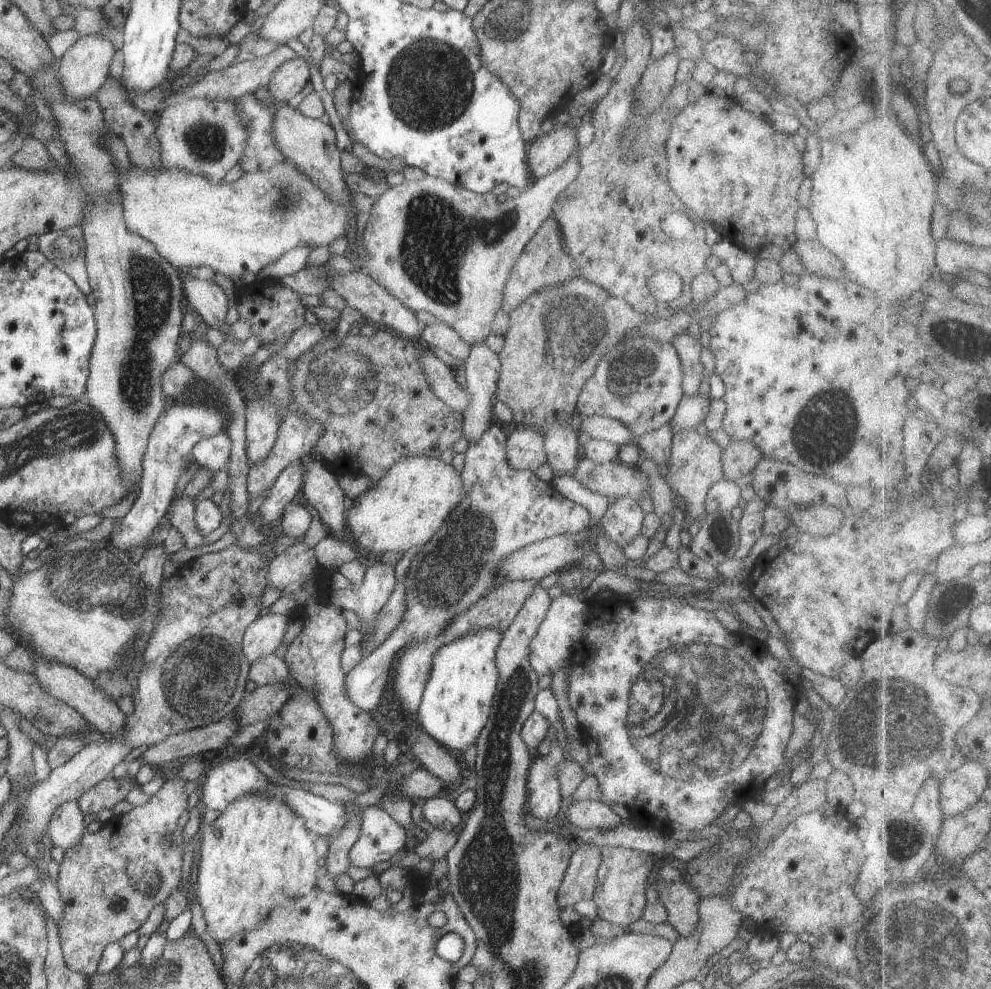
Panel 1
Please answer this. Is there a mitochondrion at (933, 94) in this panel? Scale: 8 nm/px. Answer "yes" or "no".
no

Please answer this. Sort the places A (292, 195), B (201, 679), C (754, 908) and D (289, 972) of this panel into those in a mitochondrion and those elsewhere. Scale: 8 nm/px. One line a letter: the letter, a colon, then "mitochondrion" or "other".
A: mitochondrion
B: mitochondrion
C: other
D: mitochondrion

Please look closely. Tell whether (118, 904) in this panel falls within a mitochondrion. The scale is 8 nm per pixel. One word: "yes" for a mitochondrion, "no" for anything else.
no

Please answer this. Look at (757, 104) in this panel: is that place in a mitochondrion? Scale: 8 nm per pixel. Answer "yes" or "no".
no

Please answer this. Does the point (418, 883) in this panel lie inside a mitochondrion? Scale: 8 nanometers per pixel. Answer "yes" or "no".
no

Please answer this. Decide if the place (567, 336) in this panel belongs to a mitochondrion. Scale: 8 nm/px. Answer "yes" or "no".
yes

